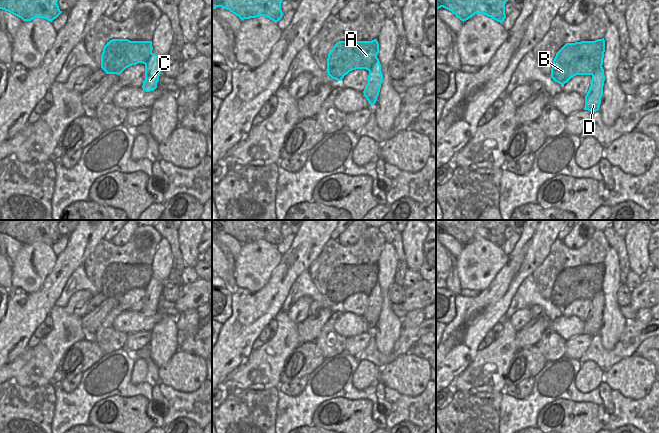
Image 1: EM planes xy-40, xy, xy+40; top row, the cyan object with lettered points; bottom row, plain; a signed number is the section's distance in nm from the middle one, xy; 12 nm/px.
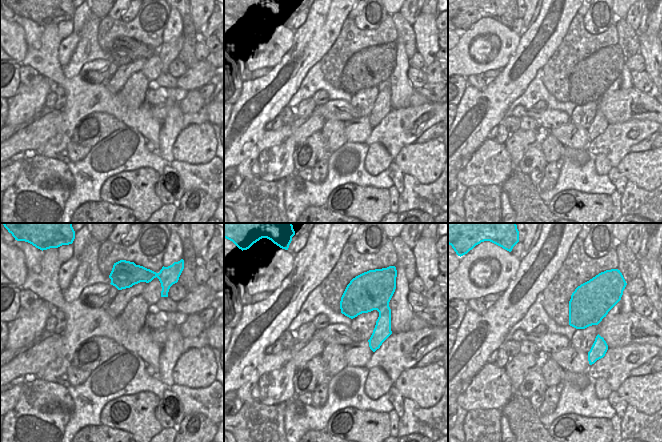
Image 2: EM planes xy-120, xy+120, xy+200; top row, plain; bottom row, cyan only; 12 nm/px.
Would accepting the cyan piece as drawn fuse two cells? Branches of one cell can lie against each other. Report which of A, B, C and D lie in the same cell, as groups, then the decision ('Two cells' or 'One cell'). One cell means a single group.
Groups: A B / C D. Two cells.

